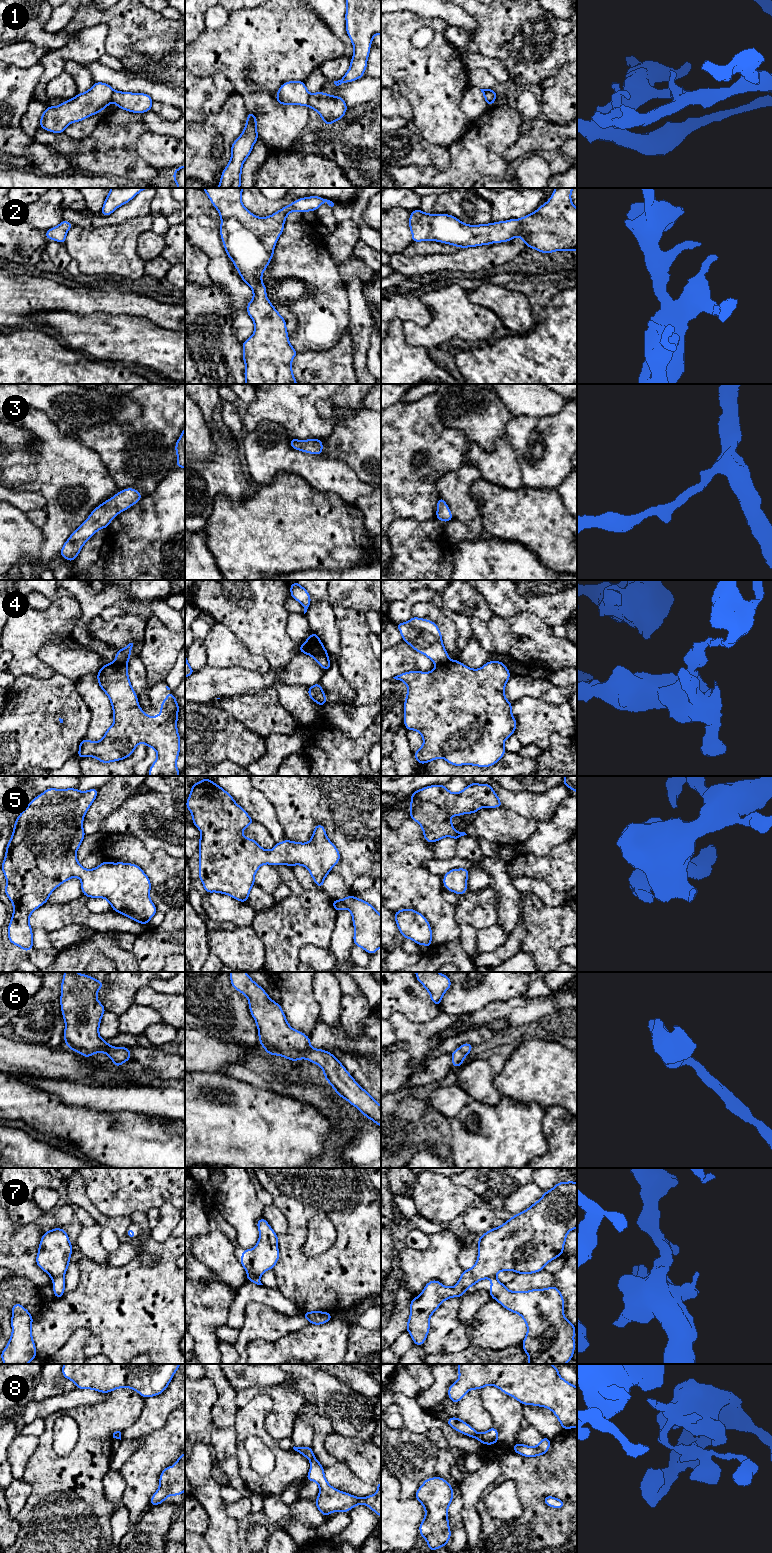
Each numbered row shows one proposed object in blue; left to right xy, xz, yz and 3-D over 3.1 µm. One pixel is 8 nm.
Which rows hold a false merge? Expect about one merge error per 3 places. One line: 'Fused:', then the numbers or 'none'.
Fused: 1, 4, 7, 8

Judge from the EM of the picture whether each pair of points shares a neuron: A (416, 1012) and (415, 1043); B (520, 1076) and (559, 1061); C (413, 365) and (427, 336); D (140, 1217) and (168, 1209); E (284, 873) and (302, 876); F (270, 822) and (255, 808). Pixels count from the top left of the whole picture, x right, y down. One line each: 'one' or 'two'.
A: two
B: one
C: two
D: two
E: two
F: one

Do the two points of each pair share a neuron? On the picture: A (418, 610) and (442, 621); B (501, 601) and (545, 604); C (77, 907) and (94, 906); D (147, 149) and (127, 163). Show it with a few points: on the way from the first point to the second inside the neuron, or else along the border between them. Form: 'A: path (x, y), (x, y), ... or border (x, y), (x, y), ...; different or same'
A: path (424, 610), (430, 610), (436, 615); same
B: path (512, 601), (534, 604); same
C: border (87, 898), (87, 907), (91, 911), (111, 911); different
D: border (145, 132), (138, 138), (136, 152), (157, 169); different

